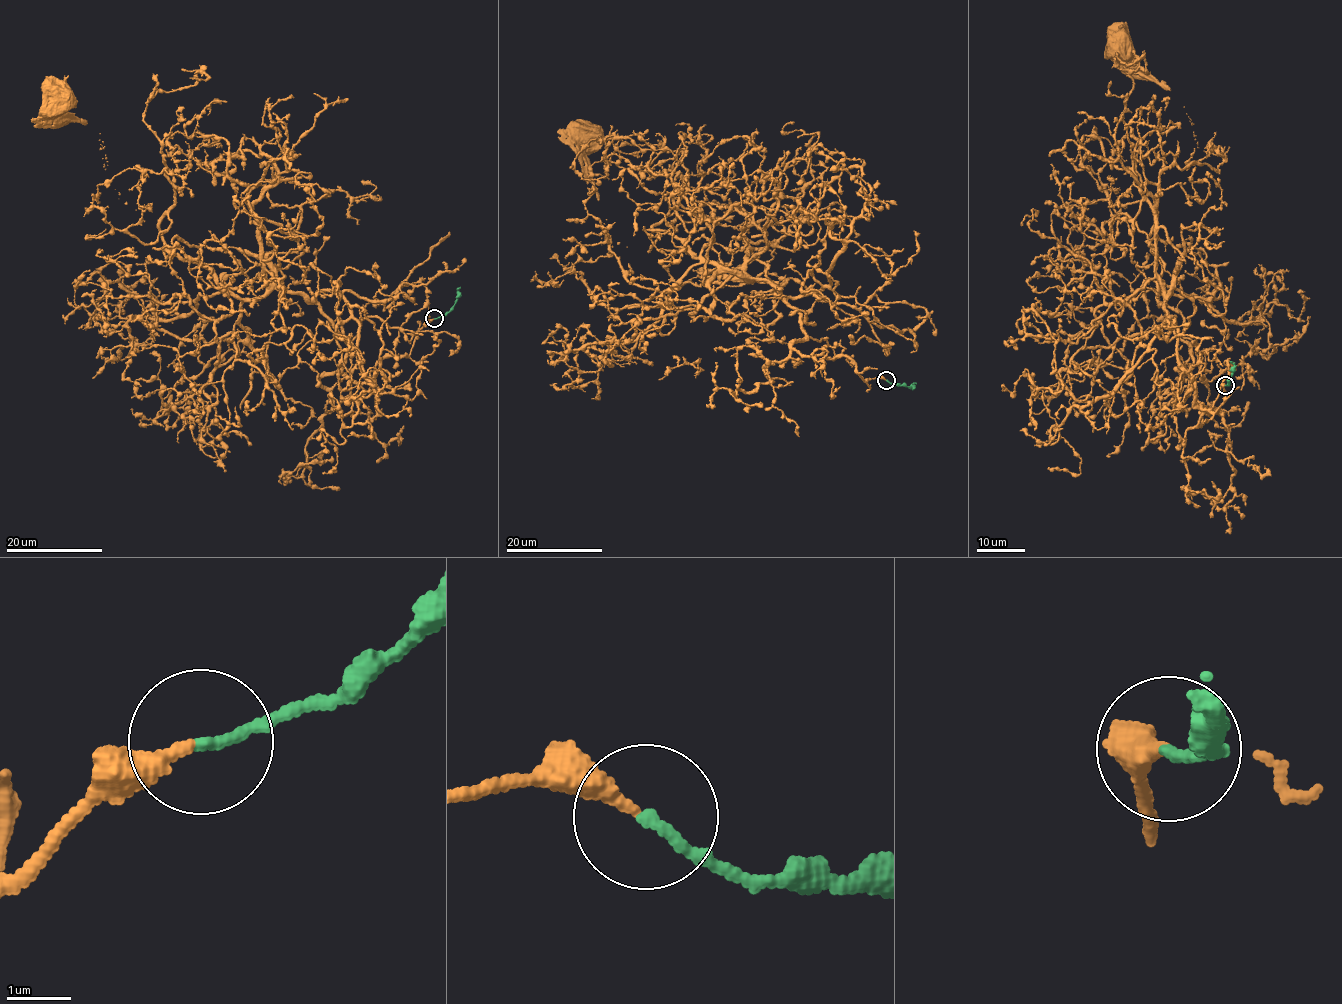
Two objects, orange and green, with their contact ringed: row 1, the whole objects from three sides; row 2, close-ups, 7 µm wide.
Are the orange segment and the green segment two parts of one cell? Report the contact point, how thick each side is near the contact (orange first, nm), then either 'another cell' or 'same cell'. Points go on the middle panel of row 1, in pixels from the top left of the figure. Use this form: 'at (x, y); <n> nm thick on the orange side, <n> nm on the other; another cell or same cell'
at (886, 380); 260 nm thick on the orange side, 160 nm on the other; same cell

